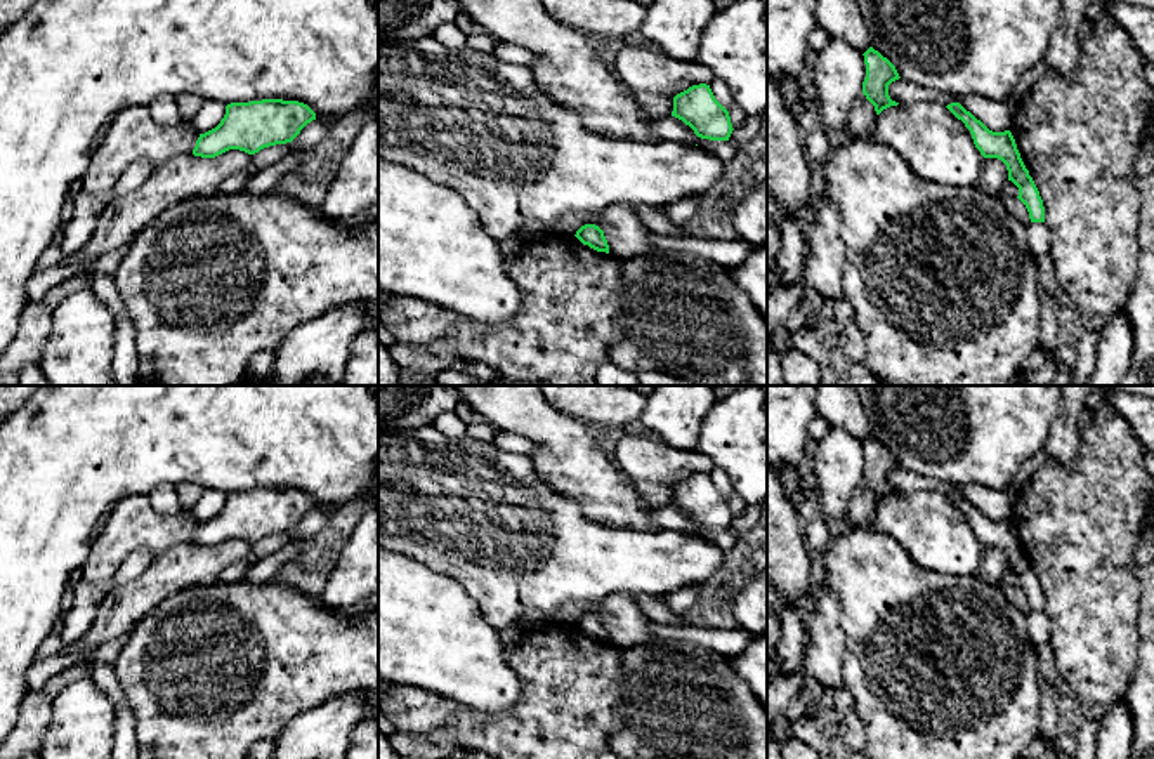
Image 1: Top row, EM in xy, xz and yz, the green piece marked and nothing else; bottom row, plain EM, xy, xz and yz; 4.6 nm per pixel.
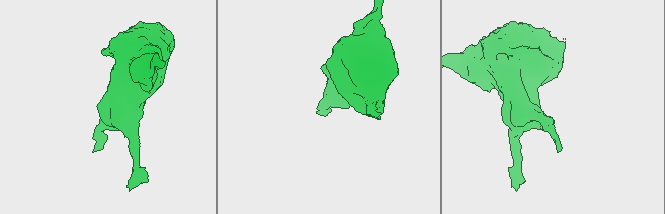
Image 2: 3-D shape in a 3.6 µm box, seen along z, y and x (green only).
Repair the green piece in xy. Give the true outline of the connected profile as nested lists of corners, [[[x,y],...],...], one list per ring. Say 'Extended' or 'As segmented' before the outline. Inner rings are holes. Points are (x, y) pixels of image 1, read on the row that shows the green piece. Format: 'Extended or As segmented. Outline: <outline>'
As segmented. Outline: [[[298,101],[231,102],[220,123],[200,134],[193,155],[215,158],[229,149],[255,155],[264,148],[292,142],[312,120],[316,113]]]

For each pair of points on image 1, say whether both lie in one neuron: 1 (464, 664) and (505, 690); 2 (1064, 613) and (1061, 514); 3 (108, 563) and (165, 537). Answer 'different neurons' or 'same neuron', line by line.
1: same neuron
2: same neuron
3: same neuron

